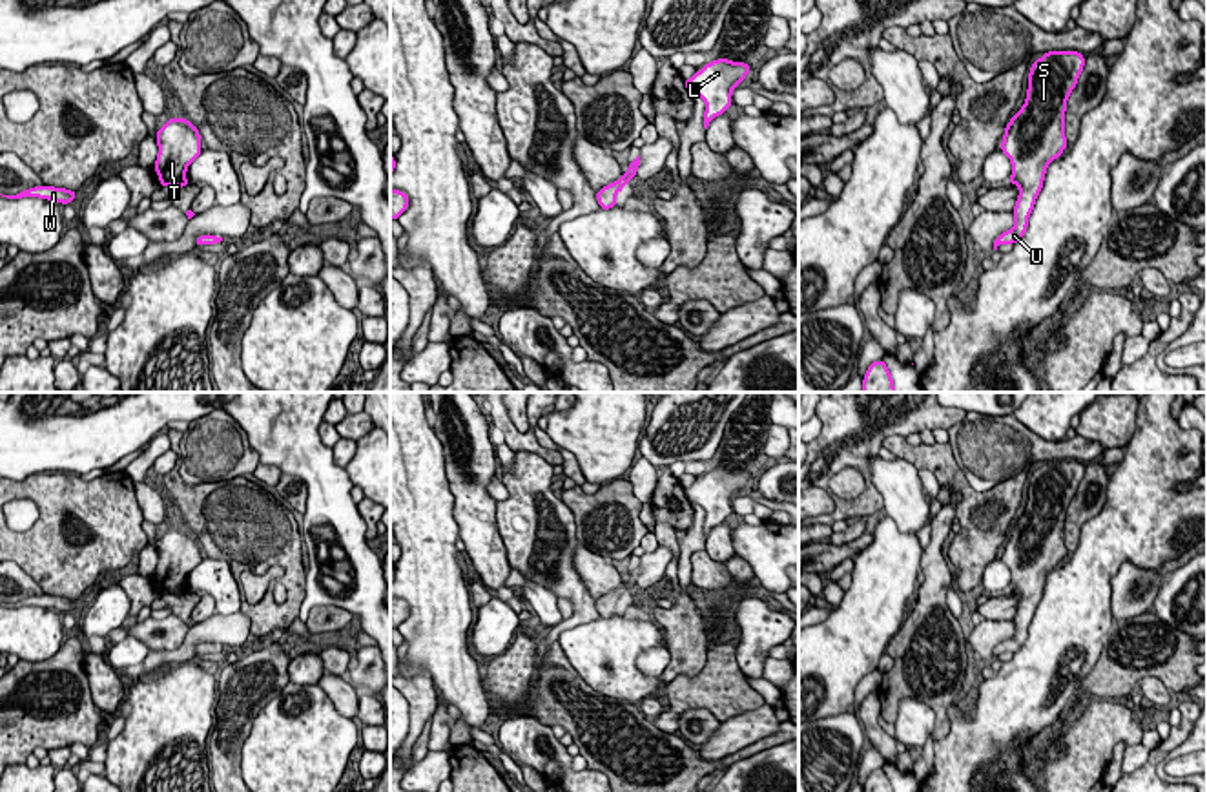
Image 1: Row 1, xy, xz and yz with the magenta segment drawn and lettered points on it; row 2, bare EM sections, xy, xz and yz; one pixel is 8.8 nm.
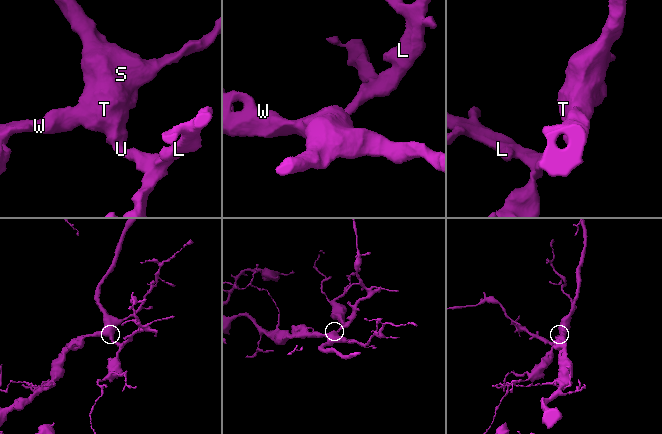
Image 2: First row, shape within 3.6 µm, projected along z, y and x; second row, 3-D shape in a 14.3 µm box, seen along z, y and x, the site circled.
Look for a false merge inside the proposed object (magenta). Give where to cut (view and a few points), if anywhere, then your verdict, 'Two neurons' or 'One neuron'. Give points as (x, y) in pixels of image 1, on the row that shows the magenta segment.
No split. One neuron

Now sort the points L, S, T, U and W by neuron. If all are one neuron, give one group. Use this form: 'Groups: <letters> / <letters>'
Groups: L S T U W

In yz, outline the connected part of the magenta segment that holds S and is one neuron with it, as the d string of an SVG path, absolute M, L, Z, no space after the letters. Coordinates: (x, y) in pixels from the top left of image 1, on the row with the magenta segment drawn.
M1048 51L1030 68L1025 104L1012 115L1001 141L1001 151L1012 164L1008 182L1019 188L1012 210L1014 228L996 237L994 250L999 245L1014 245L1025 235L1047 166L1068 146L1065 137L1067 100L1083 66L1083 53Z

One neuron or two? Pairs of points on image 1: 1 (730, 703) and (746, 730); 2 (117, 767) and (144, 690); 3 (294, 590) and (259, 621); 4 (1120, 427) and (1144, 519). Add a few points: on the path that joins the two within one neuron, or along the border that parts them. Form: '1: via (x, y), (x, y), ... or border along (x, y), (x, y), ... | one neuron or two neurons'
1: border along (764, 703), (721, 723) | two neurons
2: via (135, 749), (144, 739), (144, 708) | one neuron
3: via (292, 601), (278, 615), (270, 615) | one neuron
4: border along (1138, 411), (1134, 435), (1125, 449) | two neurons

